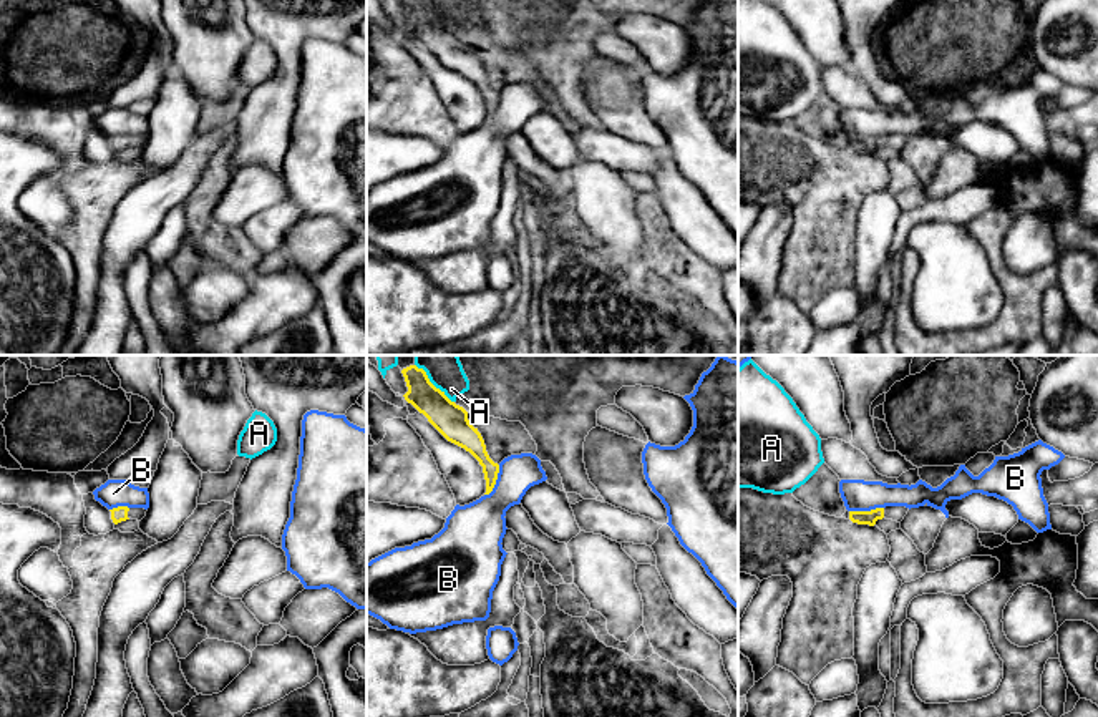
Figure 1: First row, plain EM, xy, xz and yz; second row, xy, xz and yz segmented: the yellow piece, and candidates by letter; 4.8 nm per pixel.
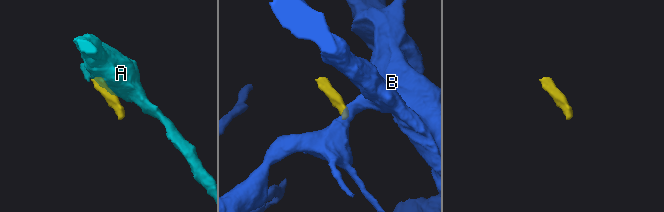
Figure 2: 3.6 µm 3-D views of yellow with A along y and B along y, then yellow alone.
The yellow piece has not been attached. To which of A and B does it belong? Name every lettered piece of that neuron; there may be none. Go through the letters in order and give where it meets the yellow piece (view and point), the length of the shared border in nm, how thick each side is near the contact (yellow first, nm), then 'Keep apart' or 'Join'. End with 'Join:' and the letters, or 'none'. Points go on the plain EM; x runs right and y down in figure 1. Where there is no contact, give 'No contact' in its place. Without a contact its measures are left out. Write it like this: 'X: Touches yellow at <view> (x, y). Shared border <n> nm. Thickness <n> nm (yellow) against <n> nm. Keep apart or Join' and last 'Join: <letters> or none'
A: Touches yellow at xz (438, 17). Shared border 200 nm. Thickness 160 nm (yellow) against 120 nm. Keep apart
B: Touches yellow at yz (866, 140). Shared border 170 nm. Thickness 70 nm (yellow) against 160 nm. Keep apart
Join: none

